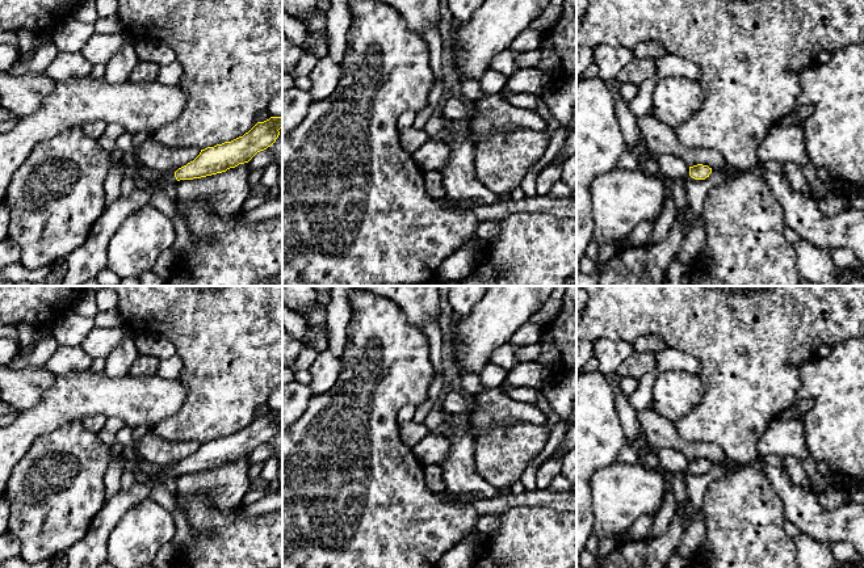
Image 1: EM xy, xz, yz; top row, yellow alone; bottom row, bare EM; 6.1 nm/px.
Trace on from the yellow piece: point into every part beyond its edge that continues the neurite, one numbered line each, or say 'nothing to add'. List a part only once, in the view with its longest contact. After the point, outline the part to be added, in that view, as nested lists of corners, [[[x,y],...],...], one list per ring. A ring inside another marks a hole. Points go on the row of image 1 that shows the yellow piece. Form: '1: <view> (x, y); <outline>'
1: xy (84, 263); [[[175,172],[159,174],[152,180],[150,189],[135,189],[130,195],[119,195],[113,203],[105,205],[102,214],[93,223],[84,244],[66,256],[67,272],[60,286],[81,286],[88,279],[96,278],[101,270],[108,268],[108,244],[122,222],[140,207],[148,205],[155,190],[168,192],[176,184]]]

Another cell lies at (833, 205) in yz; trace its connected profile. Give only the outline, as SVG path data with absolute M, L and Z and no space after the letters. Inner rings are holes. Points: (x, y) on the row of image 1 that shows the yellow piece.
M847 194L846 195L830 195L825 199L815 201L825 216L834 216L851 207Z

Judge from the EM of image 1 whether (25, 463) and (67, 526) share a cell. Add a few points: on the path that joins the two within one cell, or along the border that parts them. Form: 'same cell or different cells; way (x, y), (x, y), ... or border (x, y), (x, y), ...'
same cell; way (40, 479), (53, 495), (53, 510)

